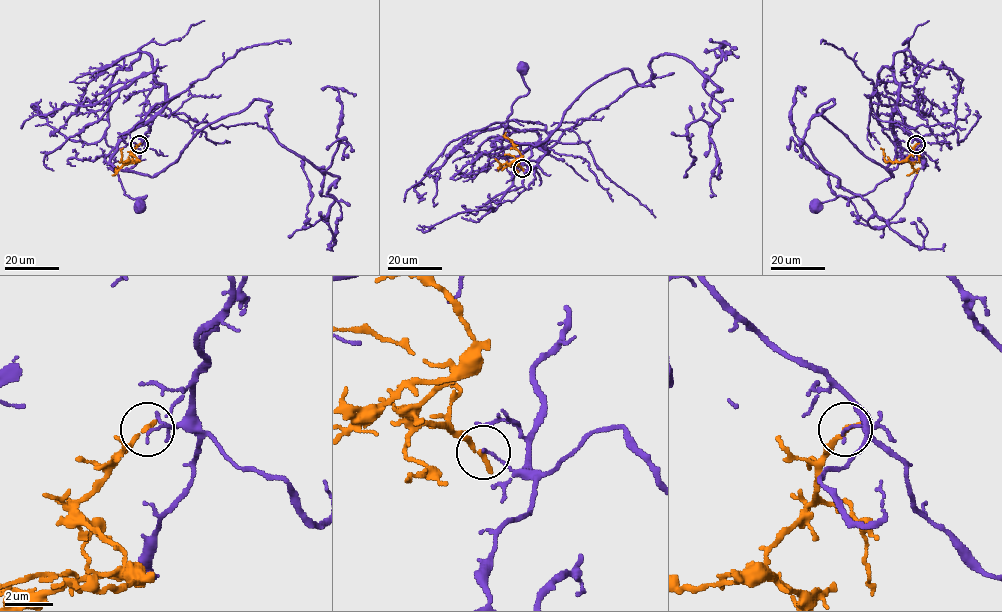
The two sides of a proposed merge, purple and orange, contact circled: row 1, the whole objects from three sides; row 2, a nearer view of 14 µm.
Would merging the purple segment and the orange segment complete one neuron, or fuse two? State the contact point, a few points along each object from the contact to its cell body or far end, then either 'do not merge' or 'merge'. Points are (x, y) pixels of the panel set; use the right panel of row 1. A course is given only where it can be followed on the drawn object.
(916, 144) | purple via (916, 144), (893, 124), (902, 157), (895, 168), (888, 171), (891, 176), (860, 196), (837, 196), (815, 205) | orange via (916, 144), (906, 159), (899, 162), (885, 161), (880, 148) | do not merge

